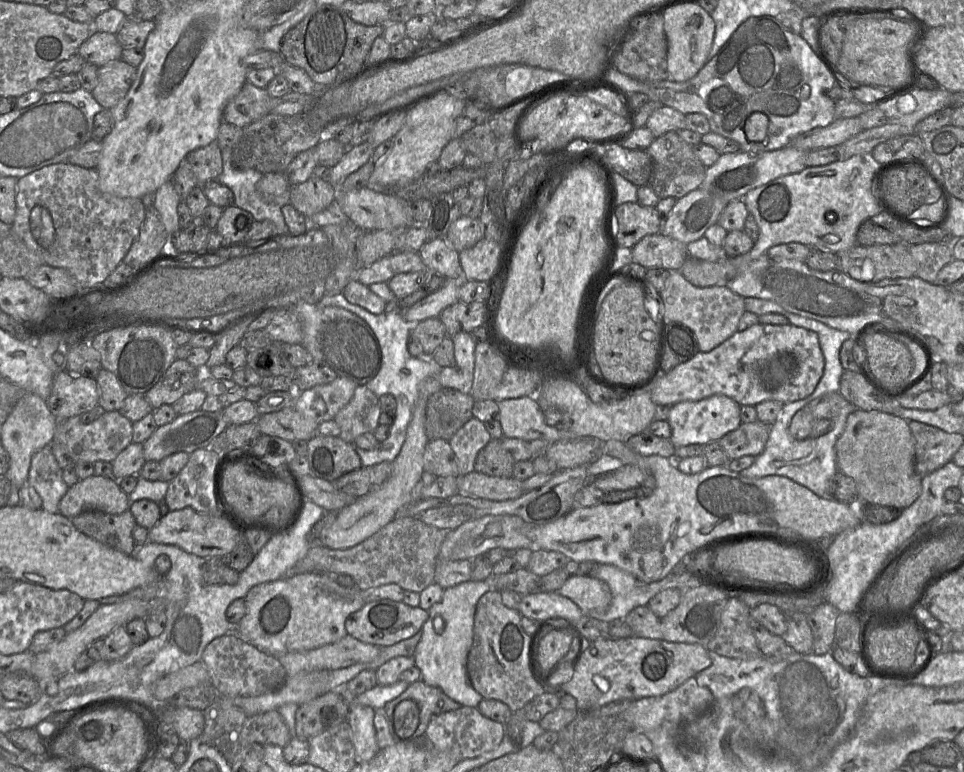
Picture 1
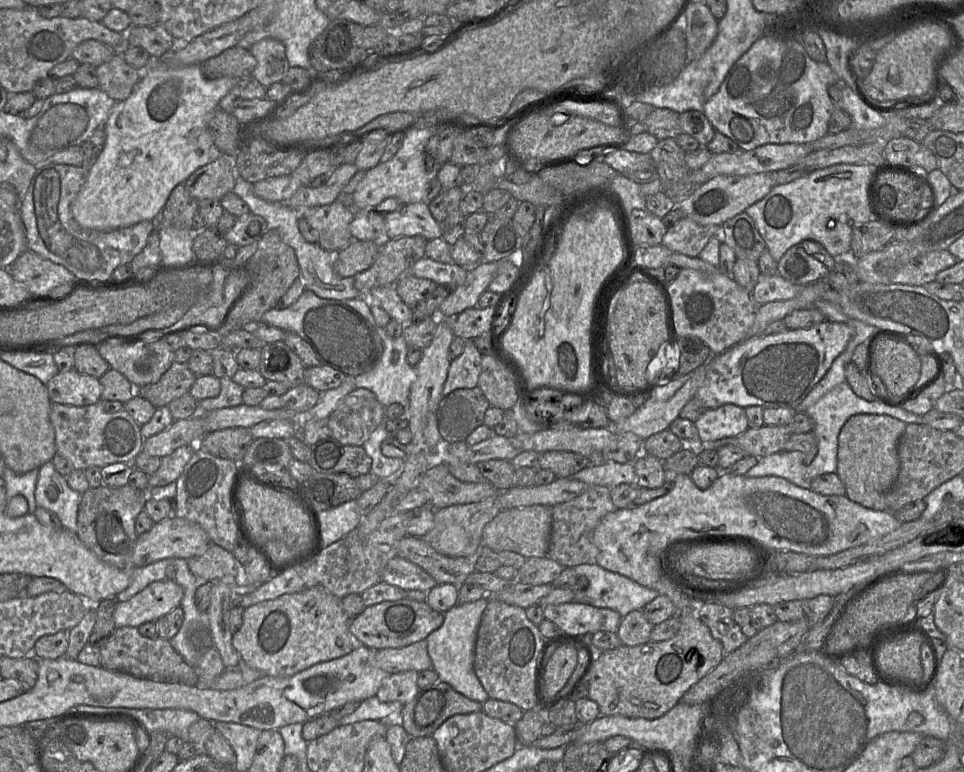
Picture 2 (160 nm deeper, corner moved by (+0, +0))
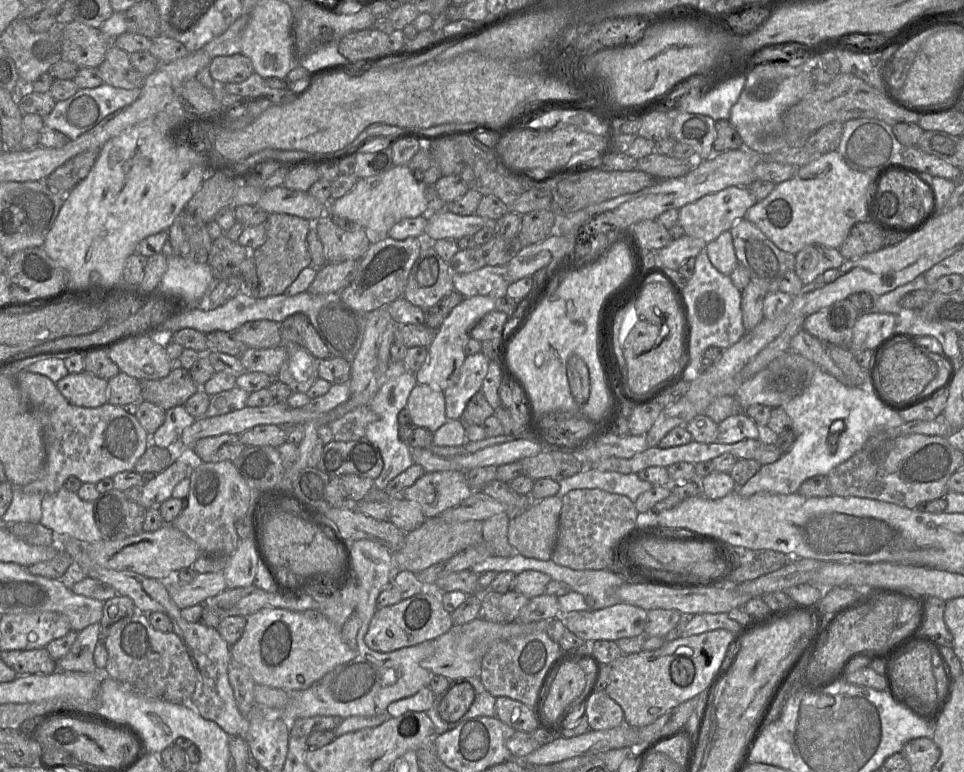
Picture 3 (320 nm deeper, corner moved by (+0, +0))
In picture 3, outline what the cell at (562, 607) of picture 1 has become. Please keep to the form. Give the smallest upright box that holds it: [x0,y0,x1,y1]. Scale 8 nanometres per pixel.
[561,603,646,643]

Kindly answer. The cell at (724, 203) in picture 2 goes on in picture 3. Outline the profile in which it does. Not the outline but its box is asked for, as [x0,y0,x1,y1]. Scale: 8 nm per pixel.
[678,187,757,244]

